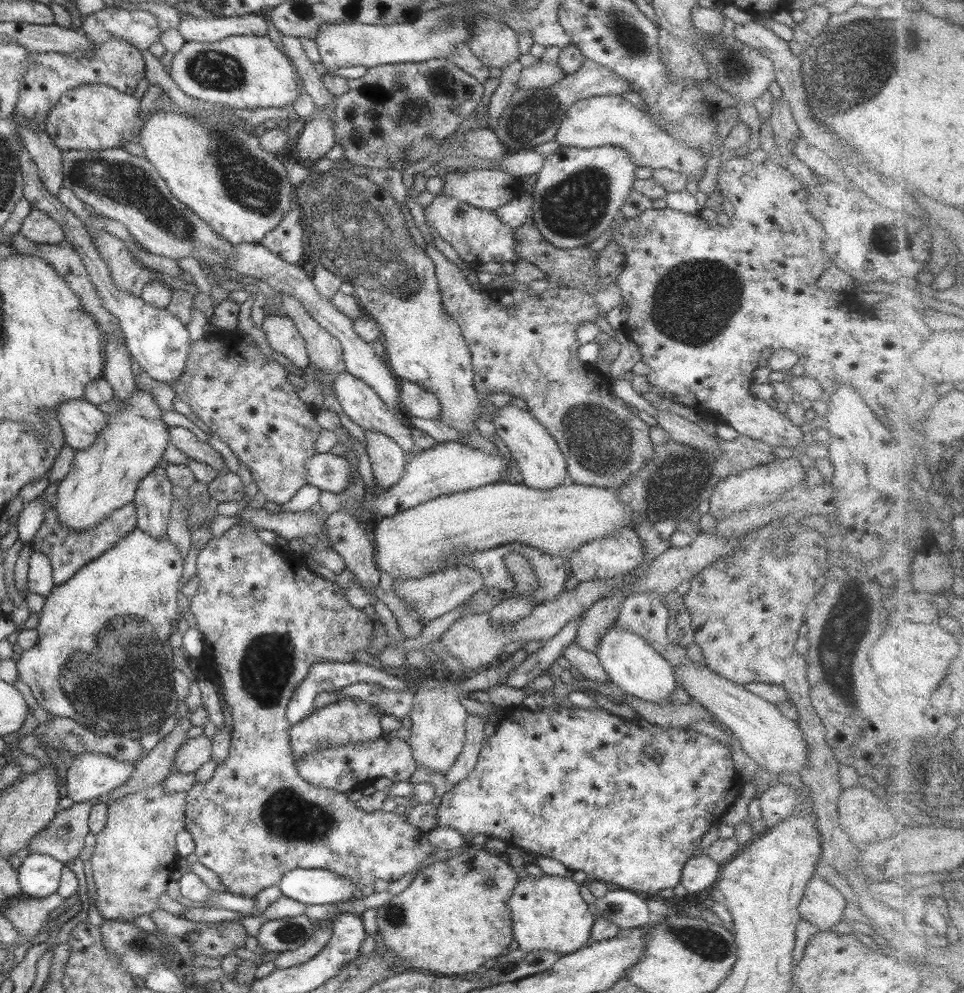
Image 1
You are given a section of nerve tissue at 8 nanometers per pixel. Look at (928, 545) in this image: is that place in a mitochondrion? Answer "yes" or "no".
no

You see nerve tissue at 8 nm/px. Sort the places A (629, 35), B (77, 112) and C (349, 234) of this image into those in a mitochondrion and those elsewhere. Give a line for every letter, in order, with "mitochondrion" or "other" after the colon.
A: mitochondrion
B: other
C: mitochondrion

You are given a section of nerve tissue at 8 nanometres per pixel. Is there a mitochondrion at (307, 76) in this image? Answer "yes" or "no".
no

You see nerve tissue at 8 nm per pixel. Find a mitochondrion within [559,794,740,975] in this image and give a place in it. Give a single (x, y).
(706, 942)

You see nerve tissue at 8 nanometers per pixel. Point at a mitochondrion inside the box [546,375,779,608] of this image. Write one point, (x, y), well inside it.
(601, 440)

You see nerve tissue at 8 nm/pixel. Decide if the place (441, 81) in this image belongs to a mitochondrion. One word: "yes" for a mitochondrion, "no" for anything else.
yes

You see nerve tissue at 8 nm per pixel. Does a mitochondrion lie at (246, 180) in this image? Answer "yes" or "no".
yes

